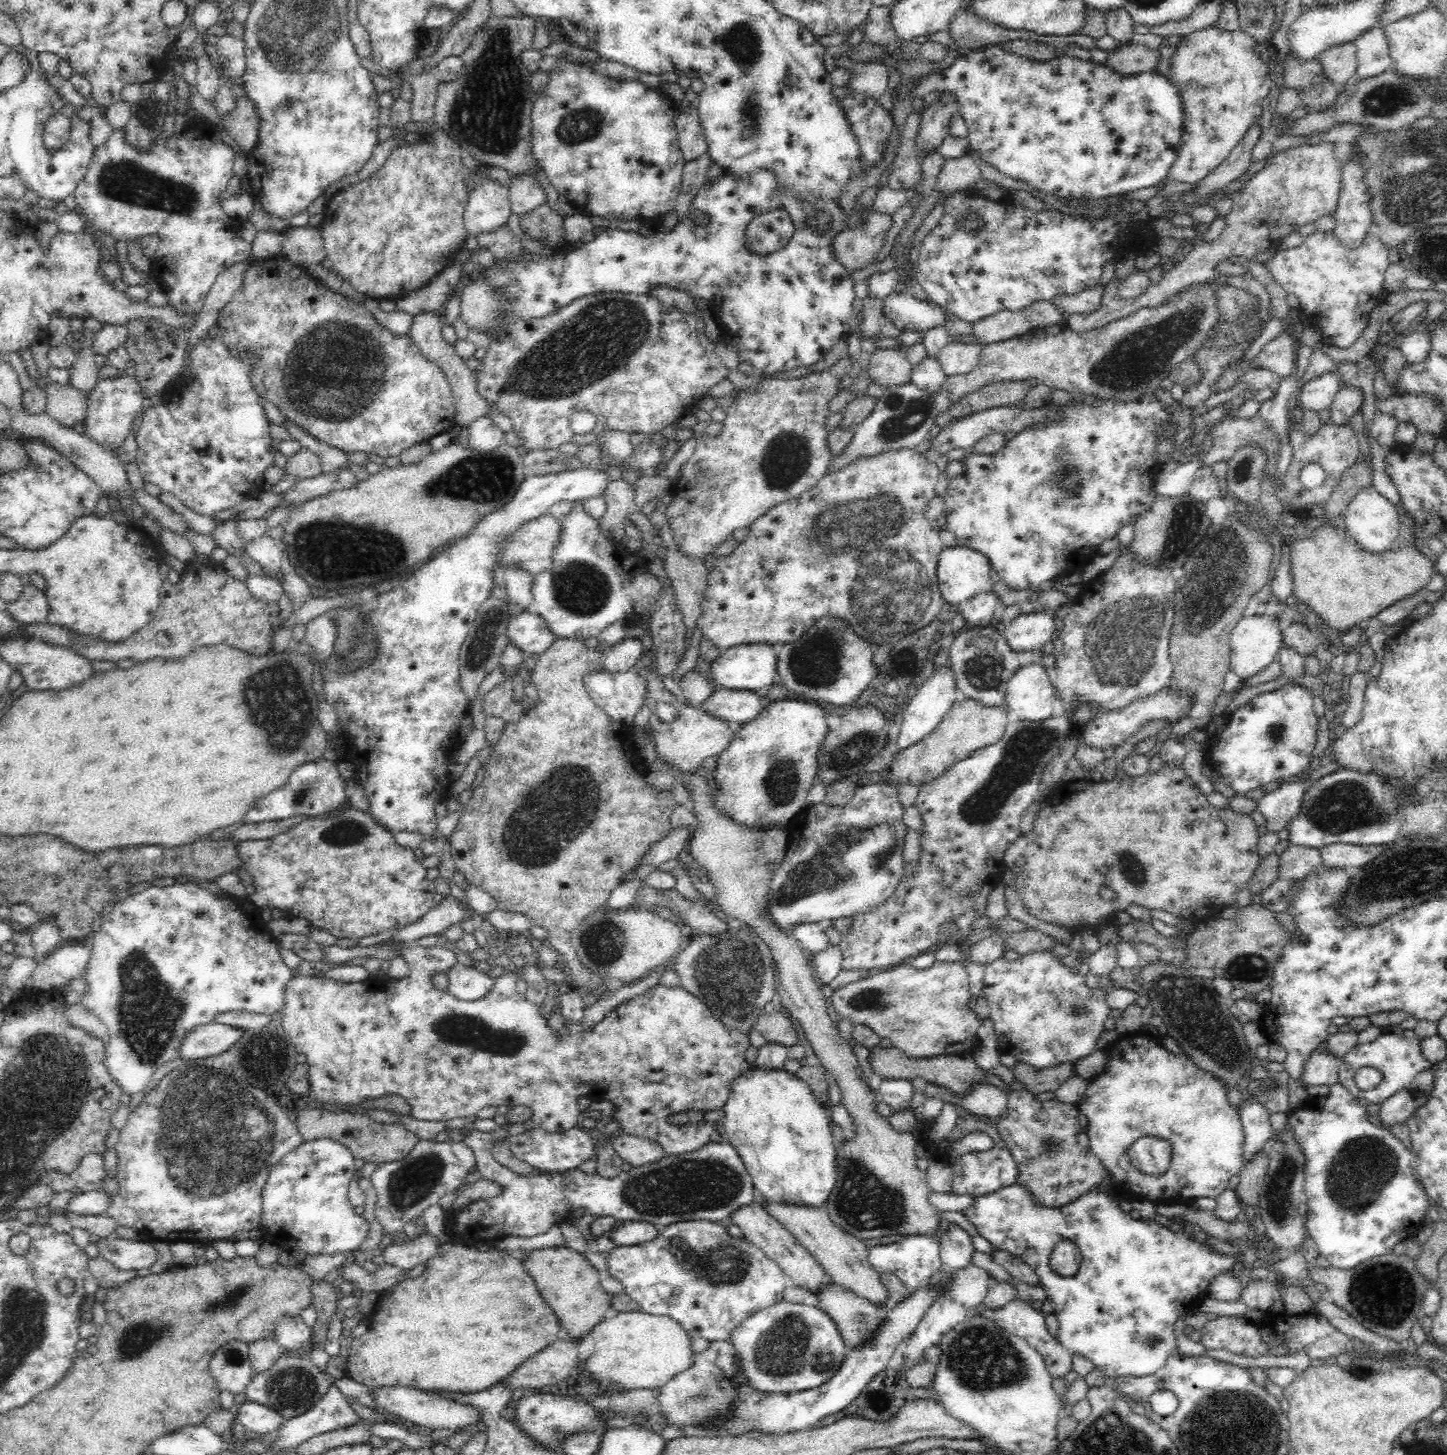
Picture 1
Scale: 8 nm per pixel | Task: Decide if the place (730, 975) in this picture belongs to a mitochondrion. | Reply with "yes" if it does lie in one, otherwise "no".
yes

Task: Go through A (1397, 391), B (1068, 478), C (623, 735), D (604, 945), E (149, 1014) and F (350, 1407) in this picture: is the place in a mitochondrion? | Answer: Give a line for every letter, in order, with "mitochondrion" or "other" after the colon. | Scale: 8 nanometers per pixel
A: other
B: mitochondrion
C: other
D: mitochondrion
E: mitochondrion
F: other

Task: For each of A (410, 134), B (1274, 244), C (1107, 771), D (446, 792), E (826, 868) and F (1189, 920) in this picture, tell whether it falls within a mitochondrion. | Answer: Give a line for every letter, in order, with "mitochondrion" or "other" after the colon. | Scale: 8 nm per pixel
A: other
B: other
C: other
D: other
E: mitochondrion
F: other

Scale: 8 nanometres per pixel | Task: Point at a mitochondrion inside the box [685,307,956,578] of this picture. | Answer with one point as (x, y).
(787, 459)

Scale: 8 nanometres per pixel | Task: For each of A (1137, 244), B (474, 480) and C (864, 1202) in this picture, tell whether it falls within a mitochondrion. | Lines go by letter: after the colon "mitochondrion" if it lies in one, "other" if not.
A: other
B: mitochondrion
C: mitochondrion

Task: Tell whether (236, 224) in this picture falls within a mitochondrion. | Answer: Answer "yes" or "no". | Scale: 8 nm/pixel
no

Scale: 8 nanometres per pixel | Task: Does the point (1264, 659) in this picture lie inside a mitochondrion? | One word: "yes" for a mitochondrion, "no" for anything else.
no

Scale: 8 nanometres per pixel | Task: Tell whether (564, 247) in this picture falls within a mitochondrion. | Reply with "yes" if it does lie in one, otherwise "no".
no

